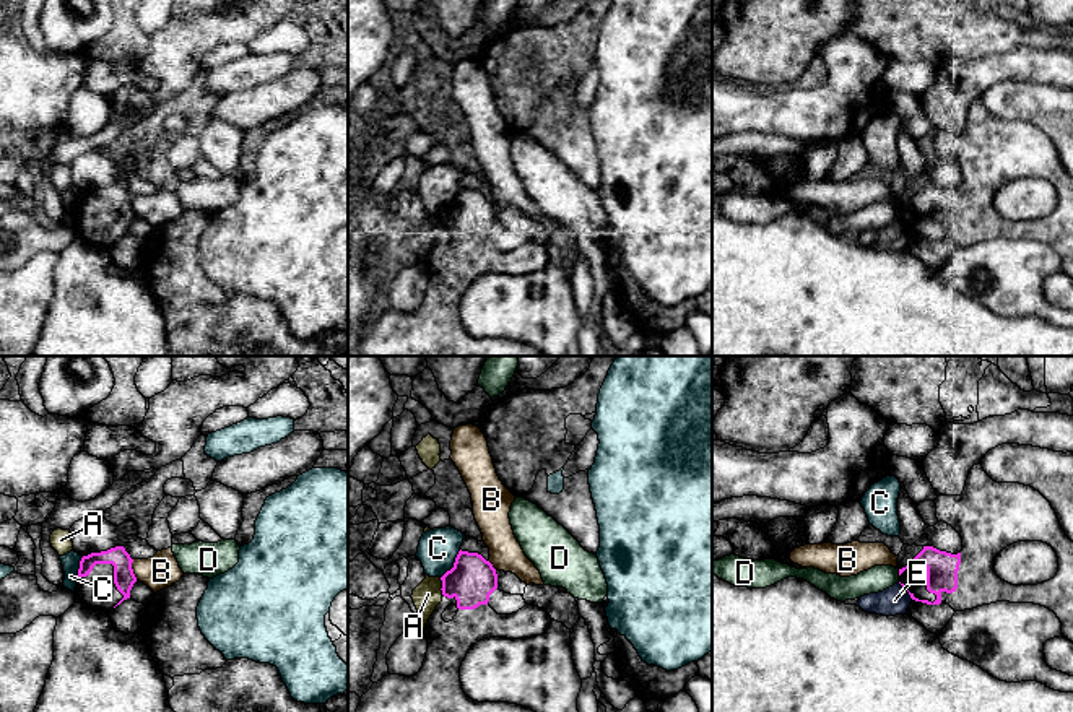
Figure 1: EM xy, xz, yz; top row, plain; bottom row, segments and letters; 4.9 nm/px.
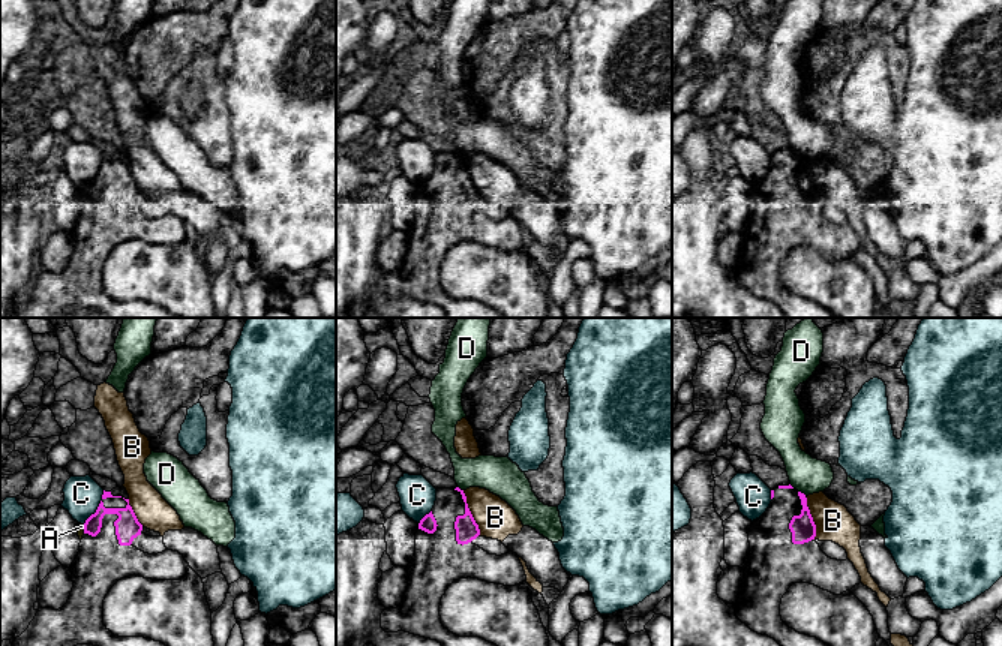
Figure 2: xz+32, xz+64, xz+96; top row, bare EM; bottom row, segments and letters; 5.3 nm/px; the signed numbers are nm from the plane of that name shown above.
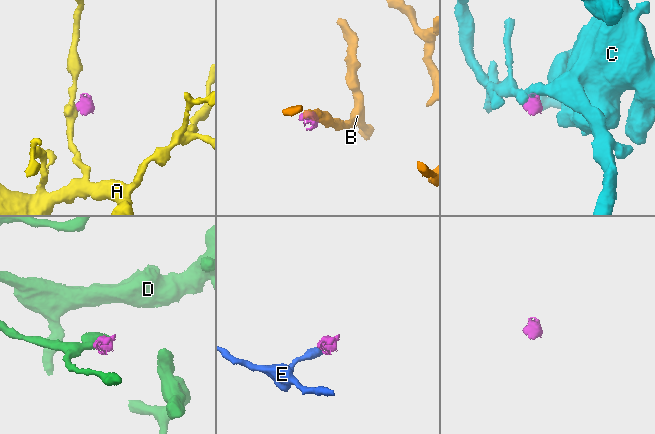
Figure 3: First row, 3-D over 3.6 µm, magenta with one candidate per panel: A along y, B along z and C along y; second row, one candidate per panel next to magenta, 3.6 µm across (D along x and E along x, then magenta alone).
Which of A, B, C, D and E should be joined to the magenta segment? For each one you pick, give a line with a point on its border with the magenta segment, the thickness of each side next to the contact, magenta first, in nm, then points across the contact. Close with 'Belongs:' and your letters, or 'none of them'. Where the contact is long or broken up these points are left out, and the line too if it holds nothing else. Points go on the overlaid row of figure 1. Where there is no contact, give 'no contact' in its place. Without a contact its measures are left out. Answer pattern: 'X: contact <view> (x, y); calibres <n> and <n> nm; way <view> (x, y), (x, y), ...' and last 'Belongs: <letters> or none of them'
Belongs: none of them

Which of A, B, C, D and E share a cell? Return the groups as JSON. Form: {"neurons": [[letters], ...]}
{"neurons": [["A"], ["B"], ["C"], ["D"], ["E"]]}

